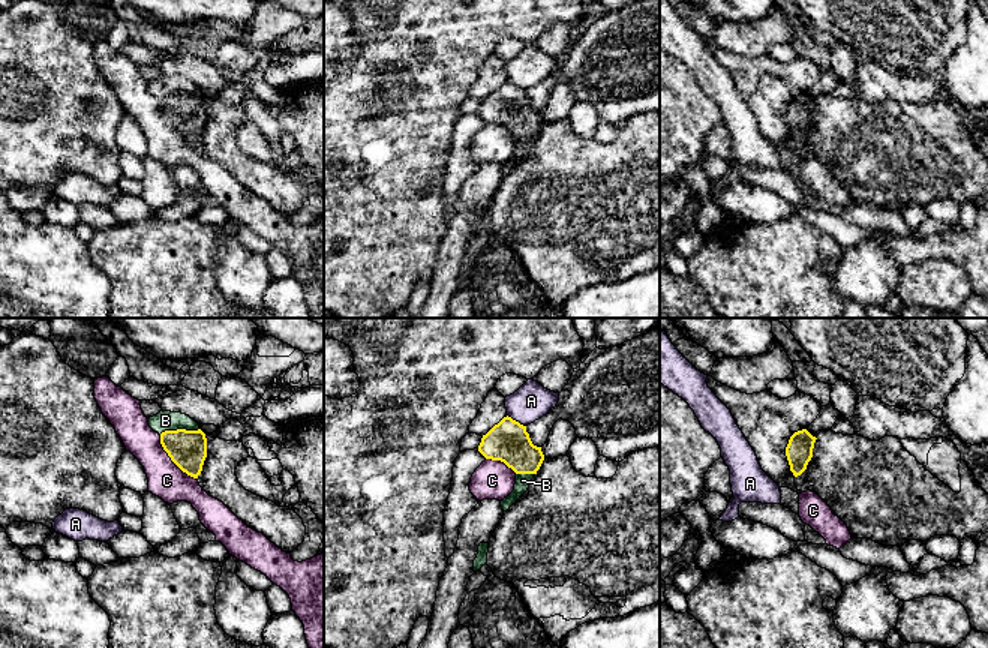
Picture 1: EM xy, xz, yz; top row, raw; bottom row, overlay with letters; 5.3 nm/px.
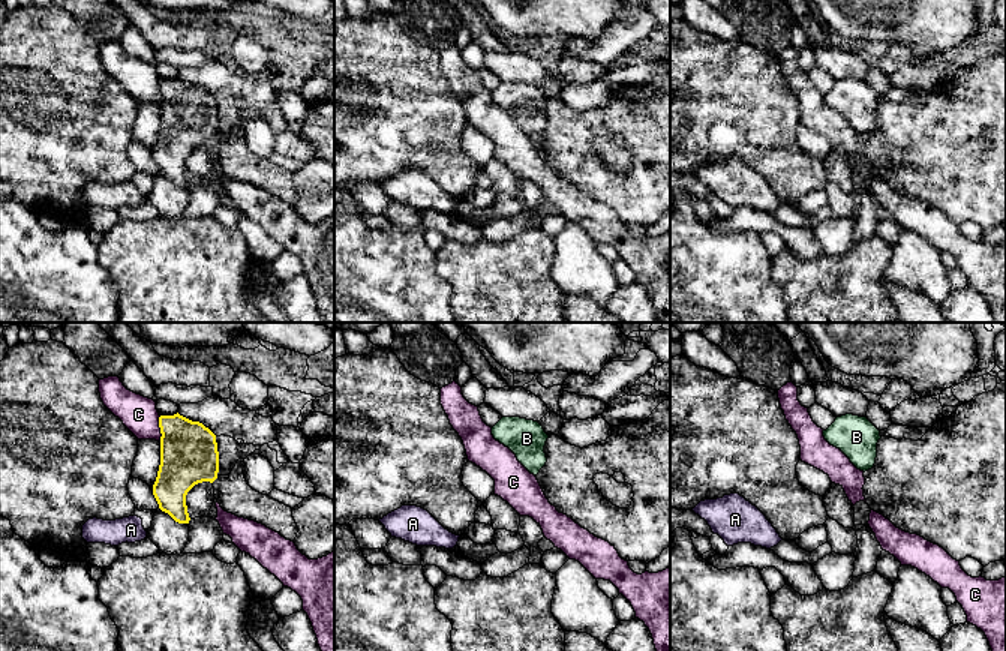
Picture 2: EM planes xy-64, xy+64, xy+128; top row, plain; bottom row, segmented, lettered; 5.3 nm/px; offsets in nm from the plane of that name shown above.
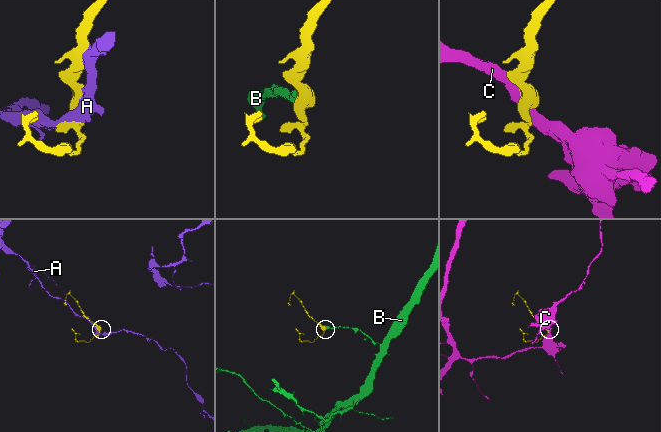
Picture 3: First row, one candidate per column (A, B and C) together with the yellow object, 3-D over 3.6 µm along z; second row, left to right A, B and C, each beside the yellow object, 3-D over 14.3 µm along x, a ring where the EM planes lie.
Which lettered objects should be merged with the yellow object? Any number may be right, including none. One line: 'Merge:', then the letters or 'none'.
Merge: B

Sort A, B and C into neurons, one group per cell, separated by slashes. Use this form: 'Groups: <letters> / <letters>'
Groups: A / B / C

